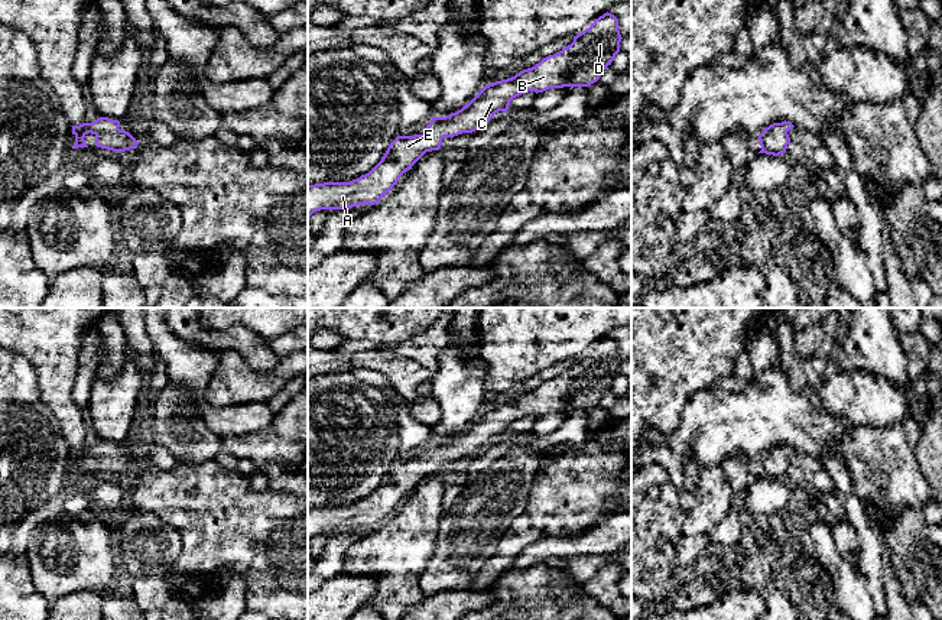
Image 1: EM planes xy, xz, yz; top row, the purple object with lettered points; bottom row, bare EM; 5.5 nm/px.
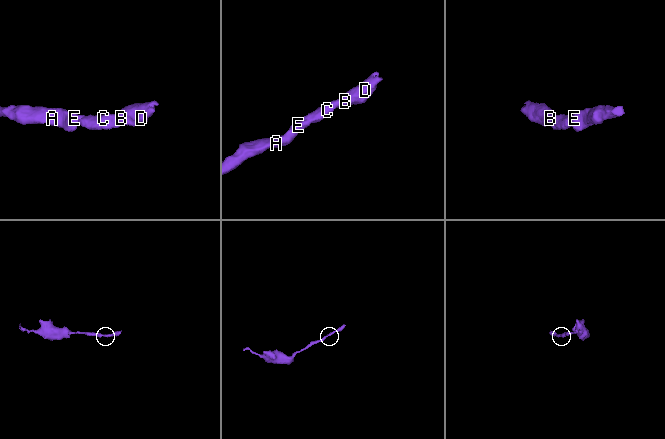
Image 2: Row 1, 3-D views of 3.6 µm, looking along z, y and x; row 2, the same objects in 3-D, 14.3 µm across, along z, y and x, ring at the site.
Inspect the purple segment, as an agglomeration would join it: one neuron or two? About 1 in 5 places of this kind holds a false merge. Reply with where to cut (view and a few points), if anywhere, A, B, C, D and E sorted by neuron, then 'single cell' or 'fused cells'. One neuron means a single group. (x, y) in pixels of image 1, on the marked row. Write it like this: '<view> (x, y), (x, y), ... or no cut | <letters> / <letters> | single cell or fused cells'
no cut | A B C D E | single cell

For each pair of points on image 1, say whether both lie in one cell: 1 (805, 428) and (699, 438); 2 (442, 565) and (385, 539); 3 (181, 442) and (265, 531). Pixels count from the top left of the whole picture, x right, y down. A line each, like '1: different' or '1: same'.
1: same
2: different
3: different

